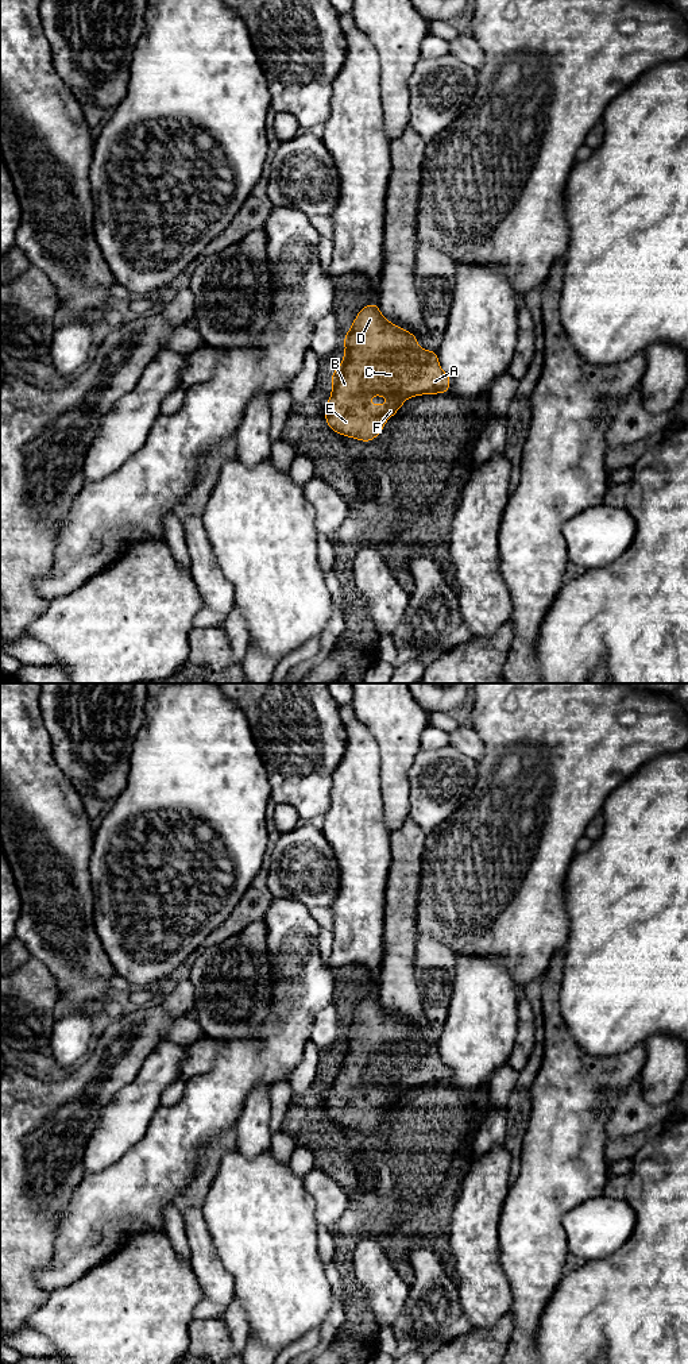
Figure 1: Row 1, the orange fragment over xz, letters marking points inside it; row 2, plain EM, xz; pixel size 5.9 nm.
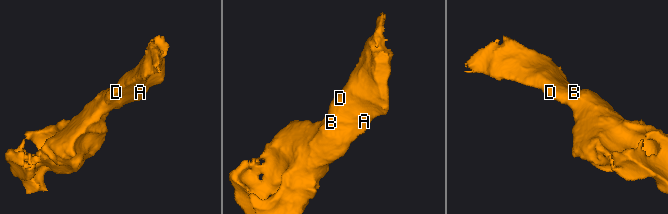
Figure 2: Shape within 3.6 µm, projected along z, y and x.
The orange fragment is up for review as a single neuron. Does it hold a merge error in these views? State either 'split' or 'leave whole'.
leave whole

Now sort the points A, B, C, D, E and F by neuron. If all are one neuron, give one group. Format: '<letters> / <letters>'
A B C D E F

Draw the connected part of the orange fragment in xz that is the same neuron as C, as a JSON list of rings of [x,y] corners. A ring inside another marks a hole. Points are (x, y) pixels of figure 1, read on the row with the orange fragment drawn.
[[[367,304],[344,334],[343,363],[332,371],[332,397],[325,402],[324,415],[332,431],[362,442],[374,440],[406,398],[421,394],[448,393],[451,377],[441,370],[436,350],[417,346],[418,338],[390,323],[378,304]],[[378,394],[390,400],[389,405],[372,405],[368,400]]]

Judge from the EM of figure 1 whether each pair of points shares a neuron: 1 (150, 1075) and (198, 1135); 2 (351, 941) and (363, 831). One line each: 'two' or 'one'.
1: two
2: one

